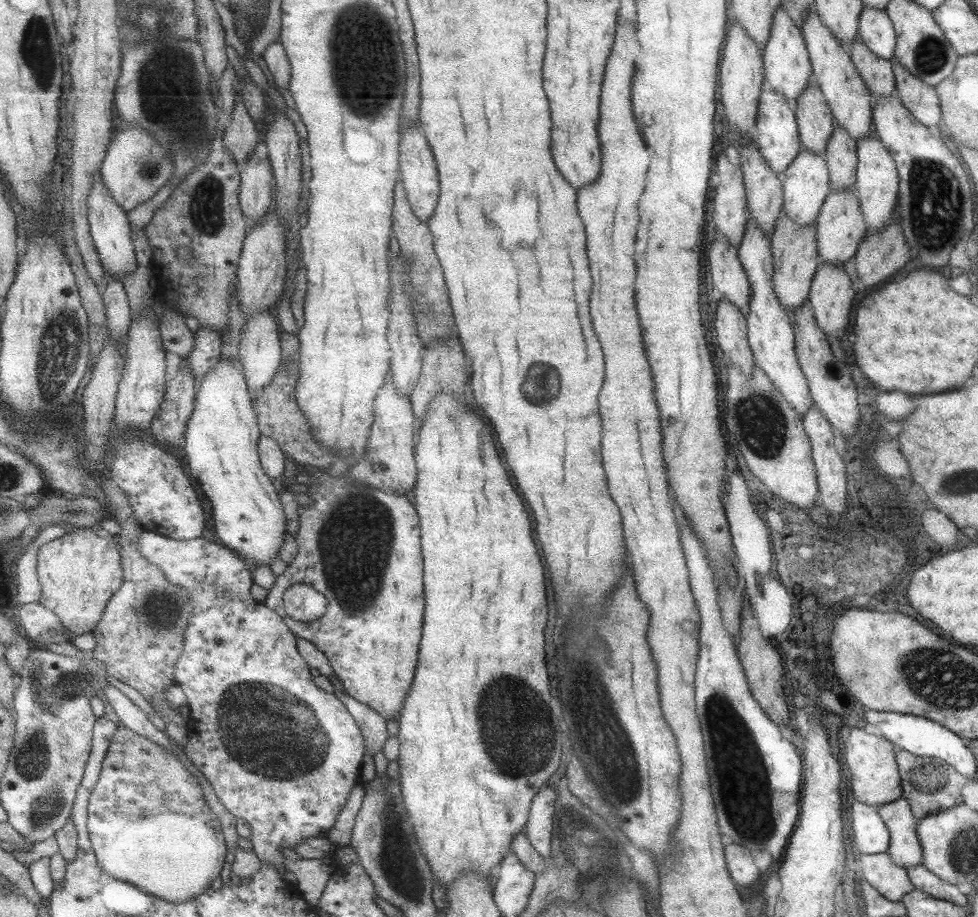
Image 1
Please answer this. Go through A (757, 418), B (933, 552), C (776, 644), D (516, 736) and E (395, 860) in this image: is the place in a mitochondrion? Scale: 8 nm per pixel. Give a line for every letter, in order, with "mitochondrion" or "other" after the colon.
A: mitochondrion
B: other
C: other
D: mitochondrion
E: mitochondrion

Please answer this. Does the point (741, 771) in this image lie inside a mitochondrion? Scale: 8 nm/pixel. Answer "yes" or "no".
yes

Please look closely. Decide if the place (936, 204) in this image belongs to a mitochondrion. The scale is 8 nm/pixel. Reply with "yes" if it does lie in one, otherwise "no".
yes

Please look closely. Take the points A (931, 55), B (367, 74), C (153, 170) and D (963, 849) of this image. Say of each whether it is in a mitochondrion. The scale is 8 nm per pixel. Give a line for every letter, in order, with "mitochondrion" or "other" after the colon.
A: mitochondrion
B: mitochondrion
C: mitochondrion
D: mitochondrion

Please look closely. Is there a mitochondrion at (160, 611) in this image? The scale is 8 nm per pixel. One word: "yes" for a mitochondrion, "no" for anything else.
yes

